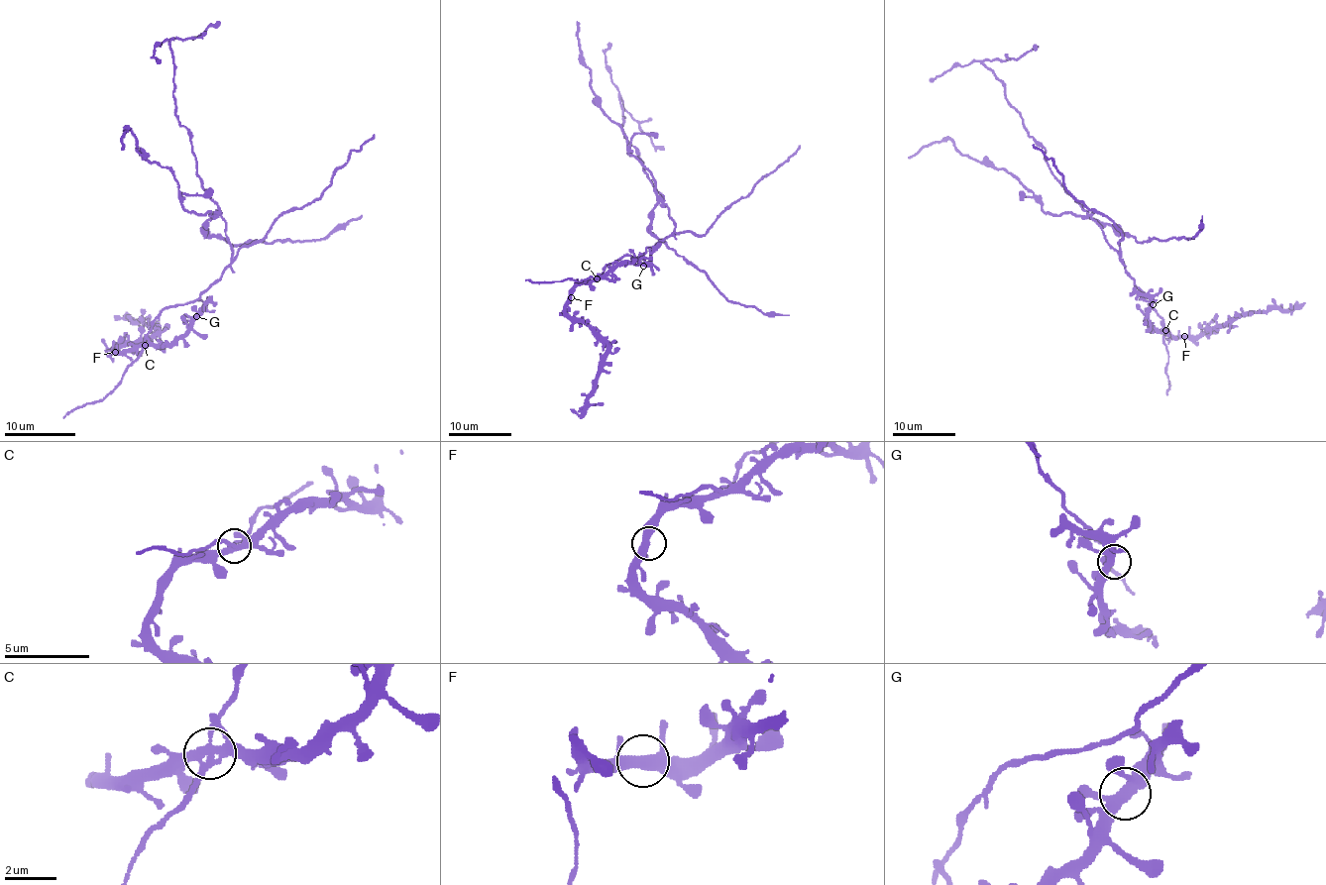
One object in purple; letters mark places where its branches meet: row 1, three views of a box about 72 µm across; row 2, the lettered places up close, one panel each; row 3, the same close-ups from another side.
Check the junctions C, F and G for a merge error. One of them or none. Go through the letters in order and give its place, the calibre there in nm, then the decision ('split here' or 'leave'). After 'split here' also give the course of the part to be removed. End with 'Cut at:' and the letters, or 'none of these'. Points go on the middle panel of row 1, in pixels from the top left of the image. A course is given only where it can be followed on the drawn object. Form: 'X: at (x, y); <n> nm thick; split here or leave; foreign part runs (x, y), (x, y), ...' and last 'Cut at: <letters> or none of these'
C: at (597, 278); 360 nm thick; split here; foreign part runs (598, 278), (608, 265), (641, 255), (674, 230), (638, 152), (624, 137), (619, 96), (663, 148)
F: at (571, 297); 360 nm thick; leave
G: at (643, 266); 360 nm thick; leave
Cut at: C

